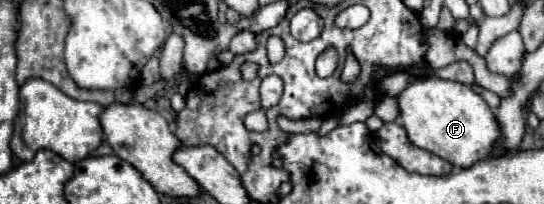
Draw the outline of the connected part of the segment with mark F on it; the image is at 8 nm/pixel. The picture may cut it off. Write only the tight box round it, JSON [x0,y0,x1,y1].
[399,76,499,166]

